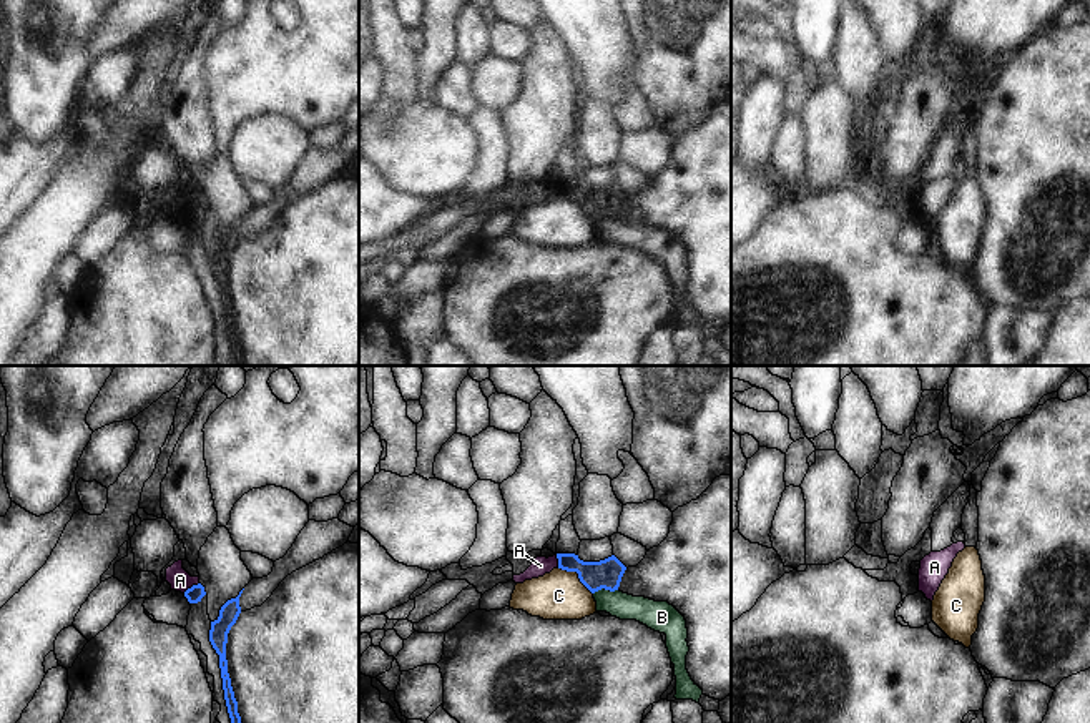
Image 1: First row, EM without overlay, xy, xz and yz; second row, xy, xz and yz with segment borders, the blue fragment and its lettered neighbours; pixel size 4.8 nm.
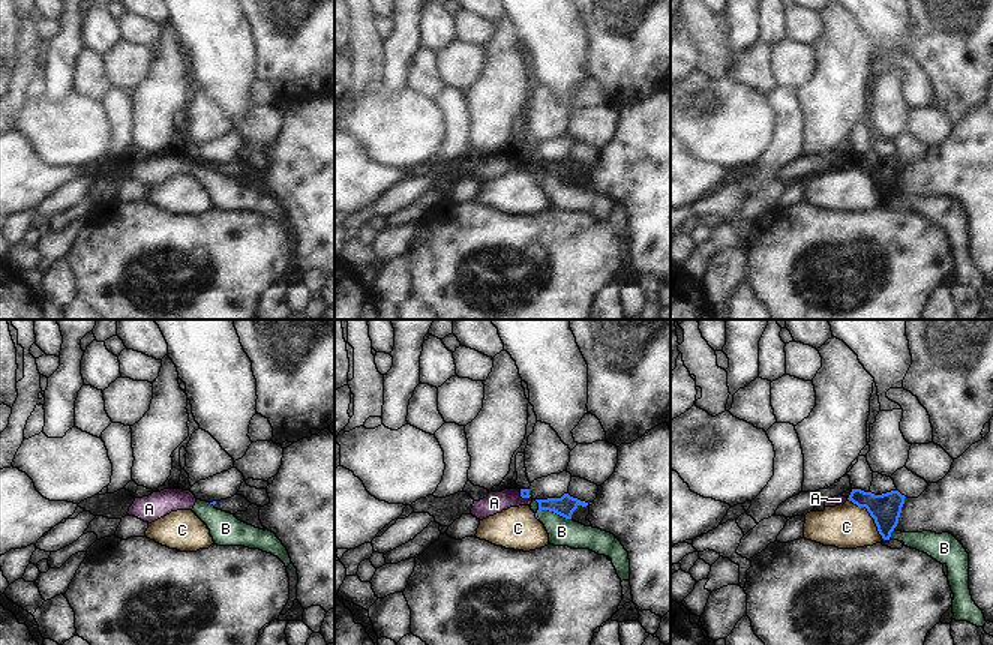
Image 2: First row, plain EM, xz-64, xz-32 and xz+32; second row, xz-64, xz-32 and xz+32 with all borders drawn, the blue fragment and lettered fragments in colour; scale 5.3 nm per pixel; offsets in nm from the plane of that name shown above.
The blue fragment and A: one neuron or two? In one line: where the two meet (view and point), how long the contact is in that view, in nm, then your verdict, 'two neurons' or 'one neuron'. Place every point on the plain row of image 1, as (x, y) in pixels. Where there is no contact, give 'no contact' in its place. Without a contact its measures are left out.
xy (191, 215) | 90 nm | two neurons

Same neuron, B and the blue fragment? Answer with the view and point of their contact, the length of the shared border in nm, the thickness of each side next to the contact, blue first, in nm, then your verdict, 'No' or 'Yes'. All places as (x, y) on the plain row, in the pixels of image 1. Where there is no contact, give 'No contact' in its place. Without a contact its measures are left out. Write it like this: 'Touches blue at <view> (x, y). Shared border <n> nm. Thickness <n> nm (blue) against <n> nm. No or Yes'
Touches blue at xz (605, 216). Shared border 120 nm. Thickness 150 nm (blue) against 130 nm. No.

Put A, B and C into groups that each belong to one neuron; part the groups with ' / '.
A B / C

